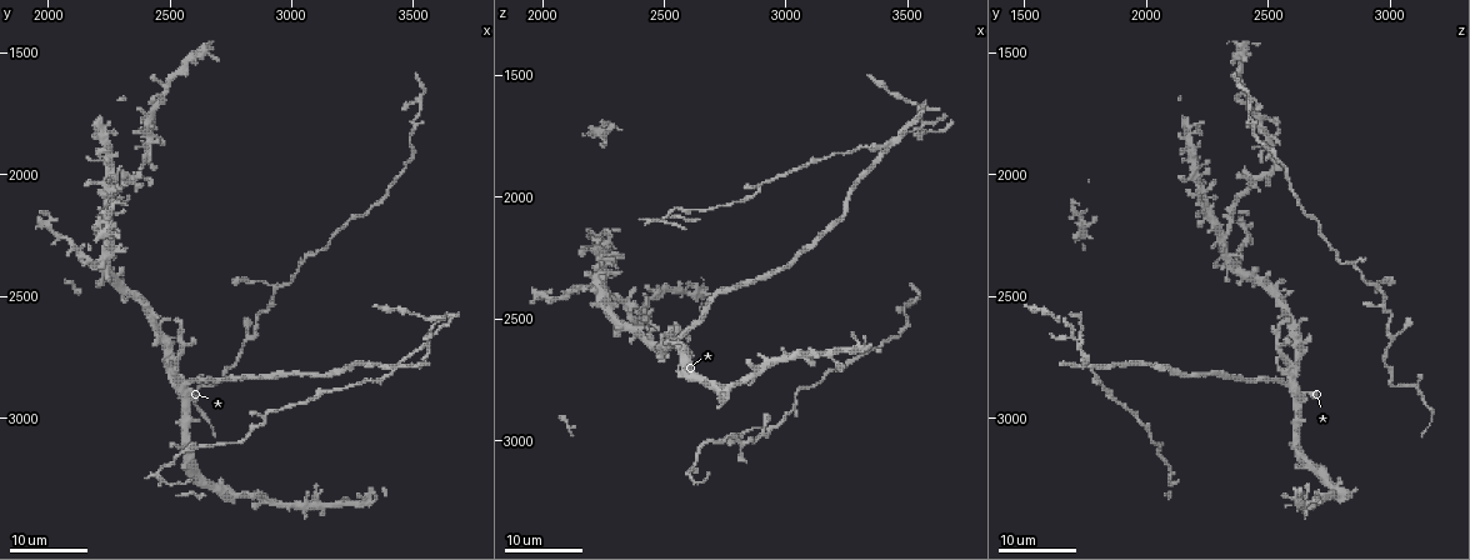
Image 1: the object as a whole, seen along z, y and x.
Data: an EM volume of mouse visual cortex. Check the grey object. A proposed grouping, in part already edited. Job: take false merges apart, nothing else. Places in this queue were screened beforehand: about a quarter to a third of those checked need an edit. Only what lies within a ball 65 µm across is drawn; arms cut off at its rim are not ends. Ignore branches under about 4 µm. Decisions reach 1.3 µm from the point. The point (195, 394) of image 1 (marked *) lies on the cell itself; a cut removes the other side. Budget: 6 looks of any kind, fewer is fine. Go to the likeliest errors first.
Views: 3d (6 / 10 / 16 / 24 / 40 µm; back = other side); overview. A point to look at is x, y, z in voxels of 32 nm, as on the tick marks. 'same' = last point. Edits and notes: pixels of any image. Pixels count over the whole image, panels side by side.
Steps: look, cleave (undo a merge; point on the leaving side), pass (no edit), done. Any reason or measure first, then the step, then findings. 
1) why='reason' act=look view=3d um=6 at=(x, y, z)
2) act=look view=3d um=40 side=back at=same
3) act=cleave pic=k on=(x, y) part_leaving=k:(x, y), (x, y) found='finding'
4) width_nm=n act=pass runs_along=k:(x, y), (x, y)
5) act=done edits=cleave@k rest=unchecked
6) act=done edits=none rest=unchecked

why='three arms meet' act=look view=3d um=24 at=(2930, 2470, 2950)

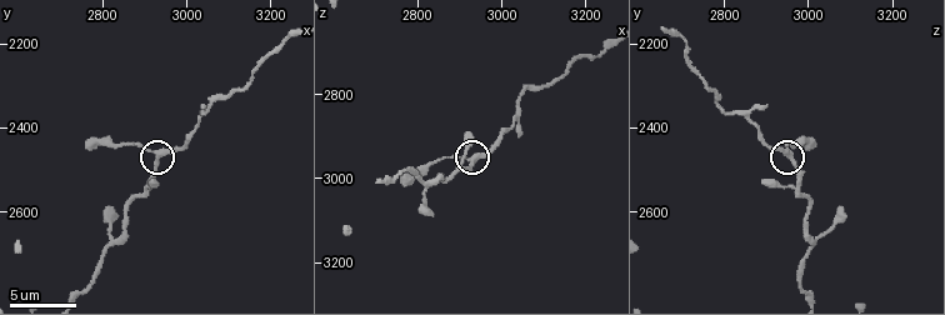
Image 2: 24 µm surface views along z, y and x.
why='zoom in' act=look view=3d um=10 at=(2930, 2460, 2960)

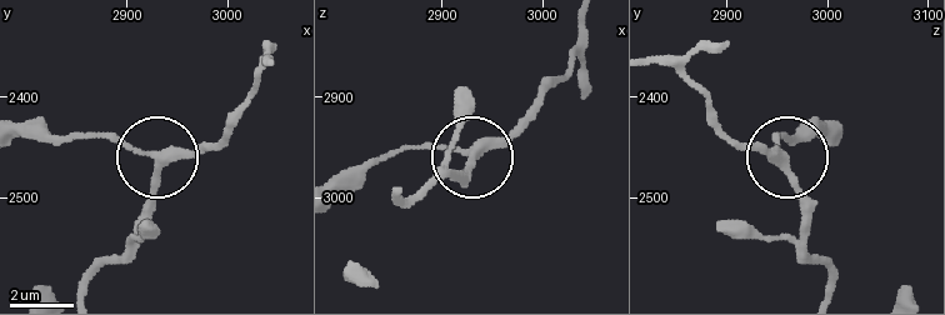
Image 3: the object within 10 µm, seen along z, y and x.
arms=3 act=pass found='continuous, no second cell'

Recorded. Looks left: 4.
why='three-way junction' act=look view=3d um=16 at=(2280, 2020, 2190)

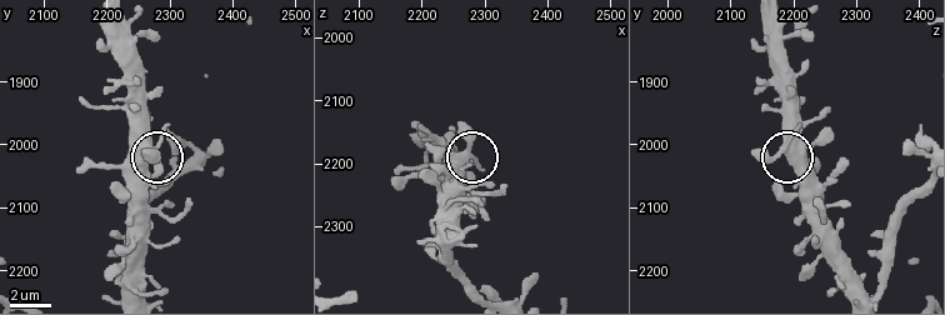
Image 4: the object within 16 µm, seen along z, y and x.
why='closer look' act=look view=3d um=10 at=(2275, 2010, 2185)

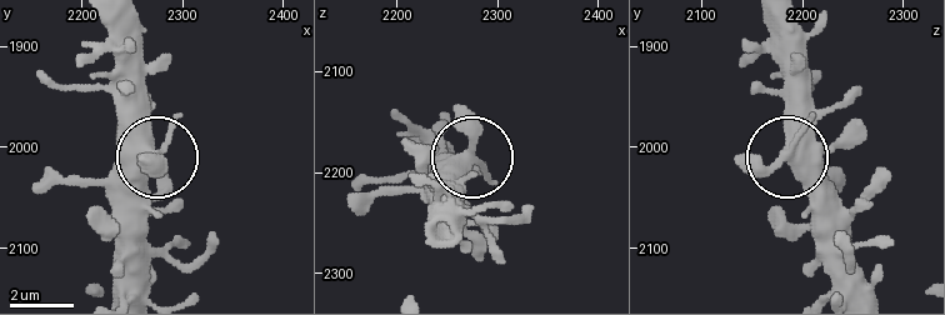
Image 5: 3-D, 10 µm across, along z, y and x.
act=look view=3d um=10 side=back at=(2272, 2006, 2184)

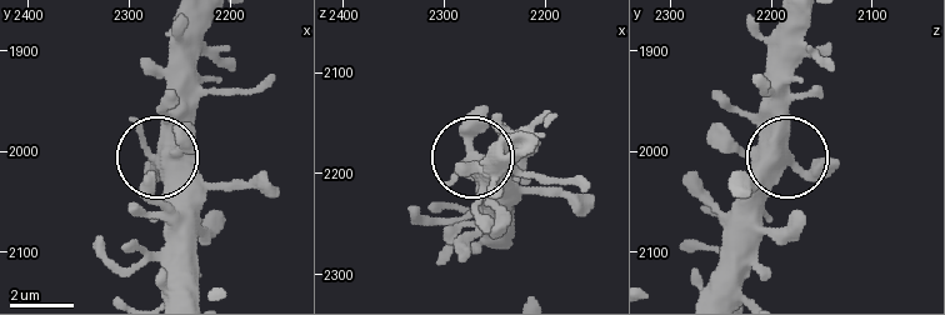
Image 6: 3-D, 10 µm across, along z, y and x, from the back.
width_nm=330 act=pass found='one cell here'

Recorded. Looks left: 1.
act=done edits=none rest=unchecked

